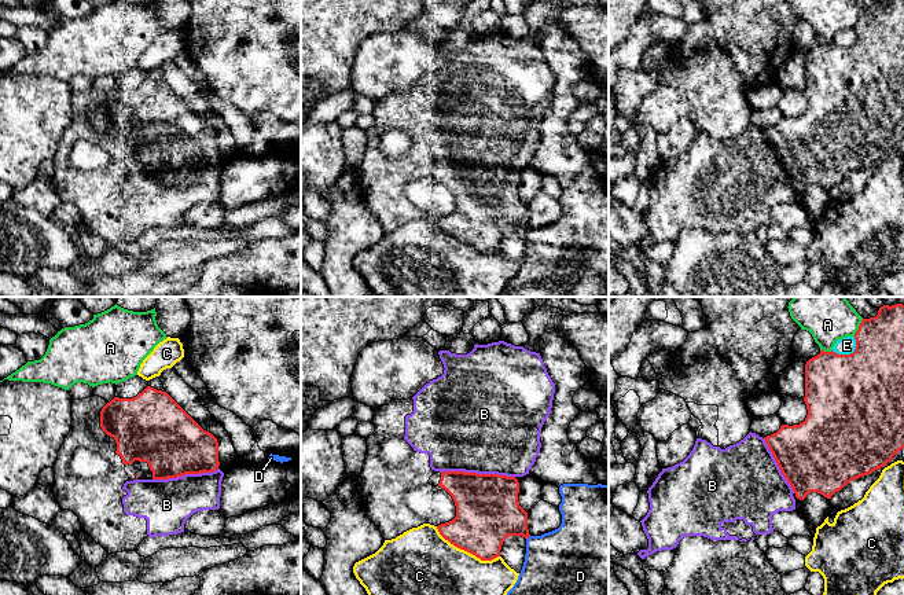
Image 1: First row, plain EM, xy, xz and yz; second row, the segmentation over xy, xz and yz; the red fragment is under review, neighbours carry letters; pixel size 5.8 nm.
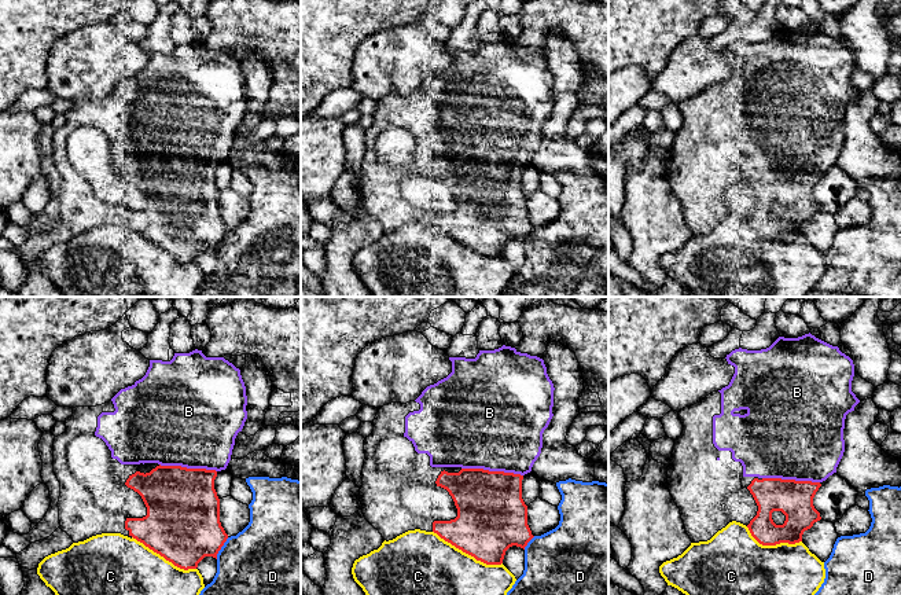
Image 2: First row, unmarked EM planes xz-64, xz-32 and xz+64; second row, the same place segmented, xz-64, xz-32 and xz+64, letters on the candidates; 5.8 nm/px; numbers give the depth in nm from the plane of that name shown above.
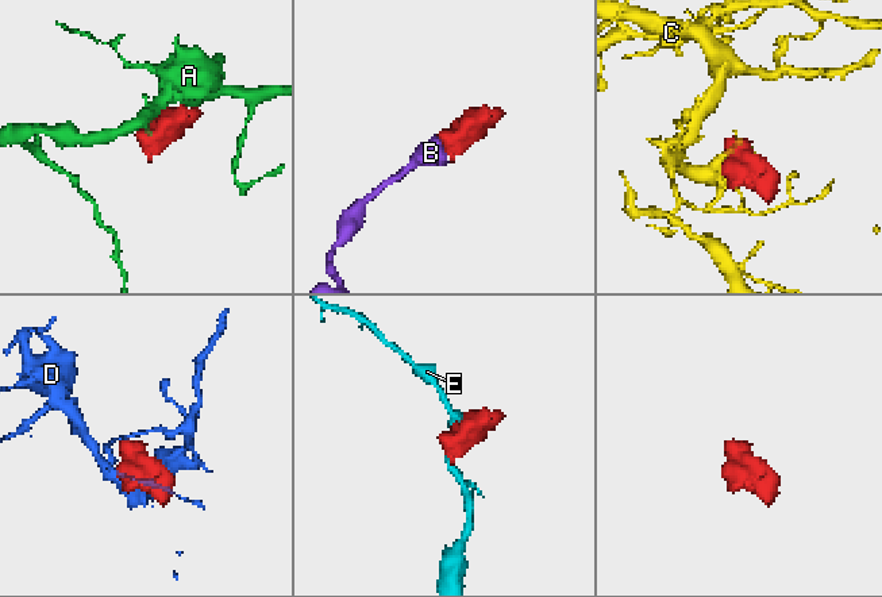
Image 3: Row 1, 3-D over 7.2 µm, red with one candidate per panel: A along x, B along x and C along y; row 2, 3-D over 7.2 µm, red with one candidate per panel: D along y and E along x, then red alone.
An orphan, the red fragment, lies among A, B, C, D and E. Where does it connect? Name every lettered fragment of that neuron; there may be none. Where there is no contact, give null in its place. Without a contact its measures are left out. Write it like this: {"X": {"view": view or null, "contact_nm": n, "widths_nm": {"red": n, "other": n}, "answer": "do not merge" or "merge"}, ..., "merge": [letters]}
{"A": {"view": "yz", "contact_nm": 120, "widths_nm": {"red": 320, "other": 200}, "answer": "do not merge"}, "B": {"view": "xz", "contact_nm": 440, "widths_nm": {"red": 380, "other": 480}, "answer": "merge"}, "C": {"view": "xz", "contact_nm": 420, "widths_nm": {"red": 360, "other": 480}, "answer": "do not merge"}, "D": {"view": "xz", "contact_nm": 40, "widths_nm": {"red": 320, "other": 420}, "answer": "do not merge"}, "E": {"view": "yz", "contact_nm": 170, "widths_nm": {"red": 500, "other": 100}, "answer": "do not merge"}, "merge": ["B"]}

